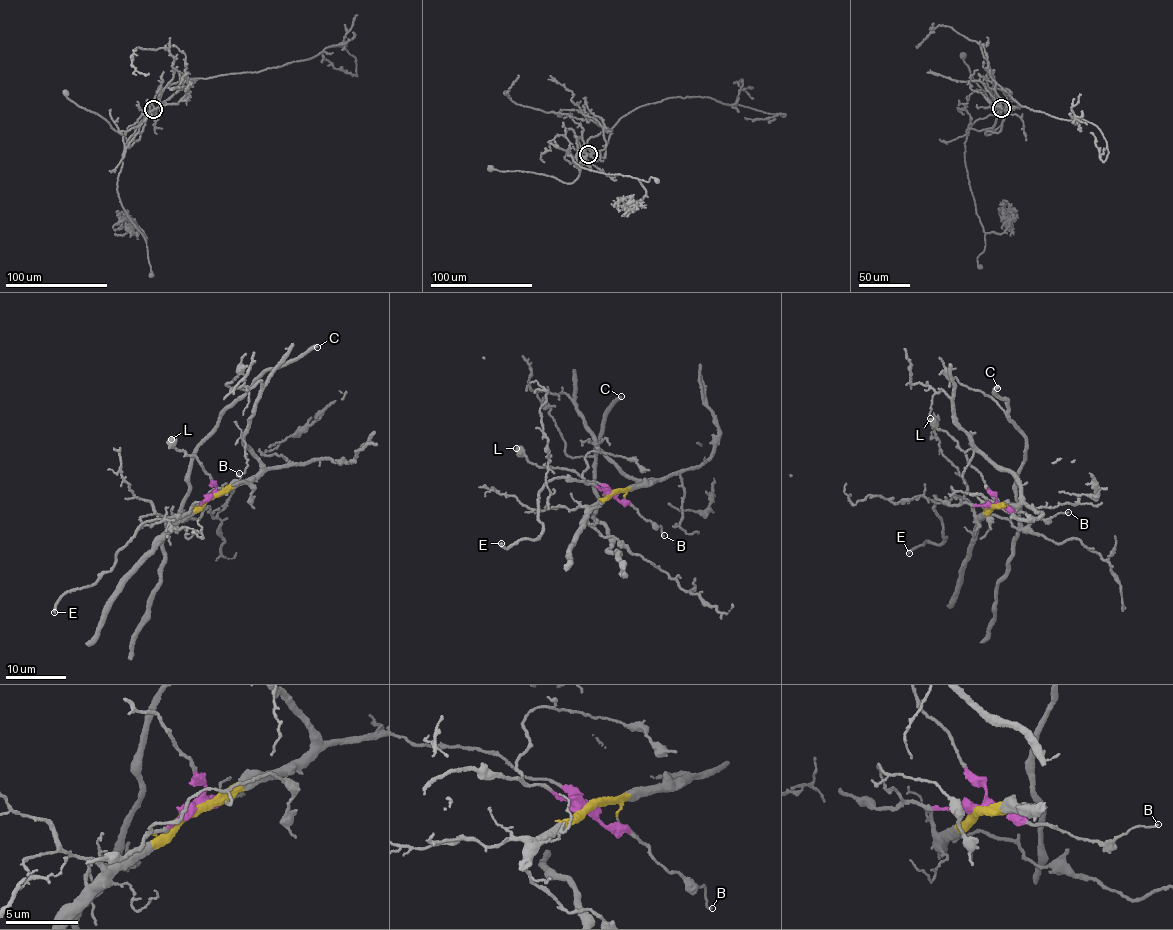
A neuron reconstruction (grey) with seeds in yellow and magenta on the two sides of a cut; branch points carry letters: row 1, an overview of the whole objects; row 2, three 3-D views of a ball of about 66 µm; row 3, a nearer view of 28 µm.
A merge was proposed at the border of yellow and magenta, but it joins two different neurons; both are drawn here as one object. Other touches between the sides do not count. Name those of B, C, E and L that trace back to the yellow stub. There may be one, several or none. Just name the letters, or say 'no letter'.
C

